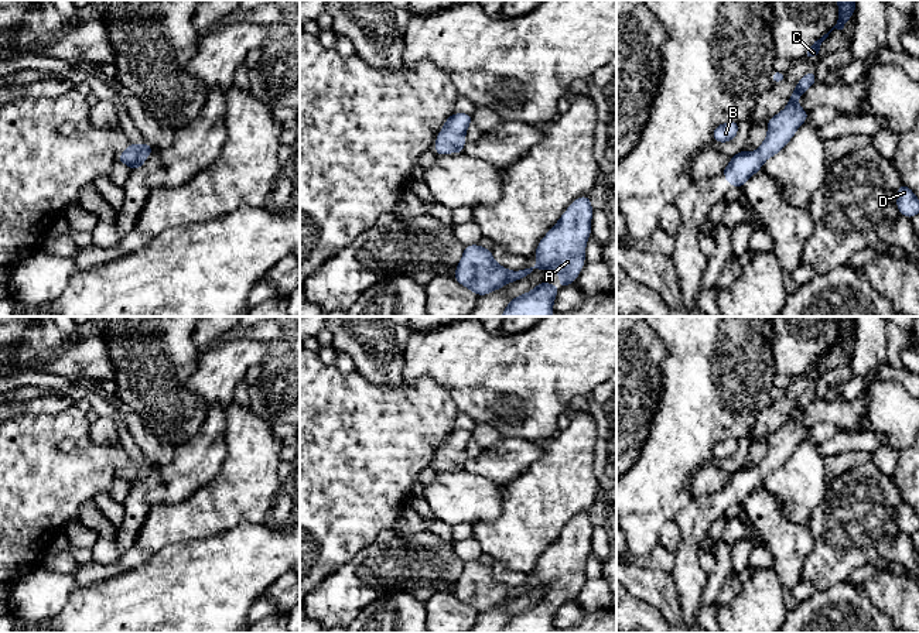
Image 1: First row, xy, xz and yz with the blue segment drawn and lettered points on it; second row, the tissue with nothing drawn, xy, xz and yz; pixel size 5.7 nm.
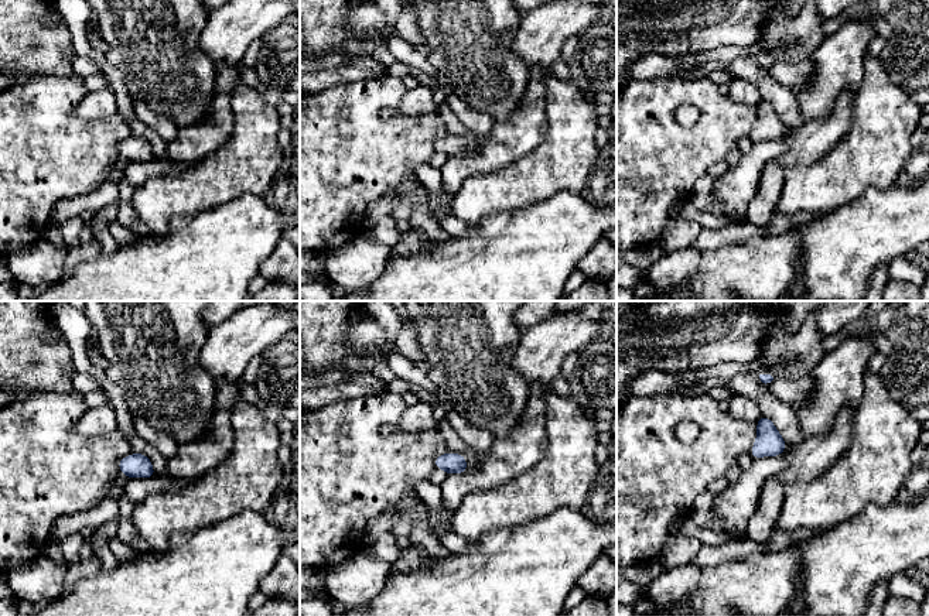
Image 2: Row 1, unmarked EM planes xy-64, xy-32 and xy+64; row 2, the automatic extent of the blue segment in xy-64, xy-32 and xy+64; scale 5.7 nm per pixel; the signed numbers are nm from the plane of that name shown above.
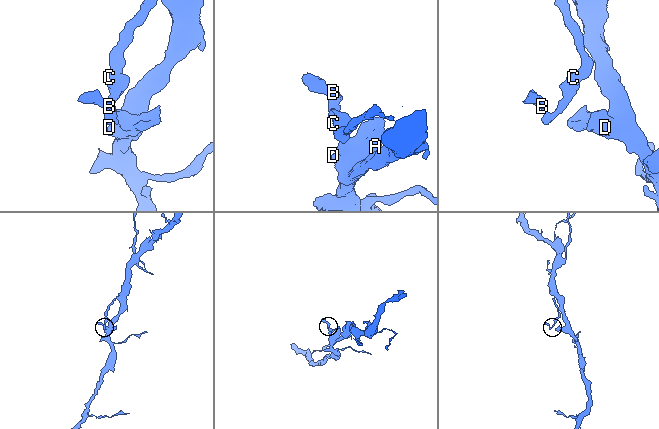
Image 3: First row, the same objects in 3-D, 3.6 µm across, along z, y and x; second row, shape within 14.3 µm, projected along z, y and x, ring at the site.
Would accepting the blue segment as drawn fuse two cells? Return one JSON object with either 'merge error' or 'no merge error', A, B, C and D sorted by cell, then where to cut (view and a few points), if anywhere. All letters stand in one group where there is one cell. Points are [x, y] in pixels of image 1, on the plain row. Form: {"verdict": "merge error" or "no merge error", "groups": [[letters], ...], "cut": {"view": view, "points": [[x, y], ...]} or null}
{"verdict": "no merge error", "groups": [["A", "B", "C", "D"]], "cut": null}

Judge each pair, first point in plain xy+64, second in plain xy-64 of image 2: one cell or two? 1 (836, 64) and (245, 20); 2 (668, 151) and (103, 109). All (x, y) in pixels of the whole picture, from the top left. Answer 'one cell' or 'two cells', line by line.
1: one cell
2: two cells

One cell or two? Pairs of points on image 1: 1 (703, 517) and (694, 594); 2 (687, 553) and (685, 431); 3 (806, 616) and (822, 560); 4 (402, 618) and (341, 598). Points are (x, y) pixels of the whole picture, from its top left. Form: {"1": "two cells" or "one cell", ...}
{"1": "one cell", "2": "two cells", "3": "two cells", "4": "two cells"}

